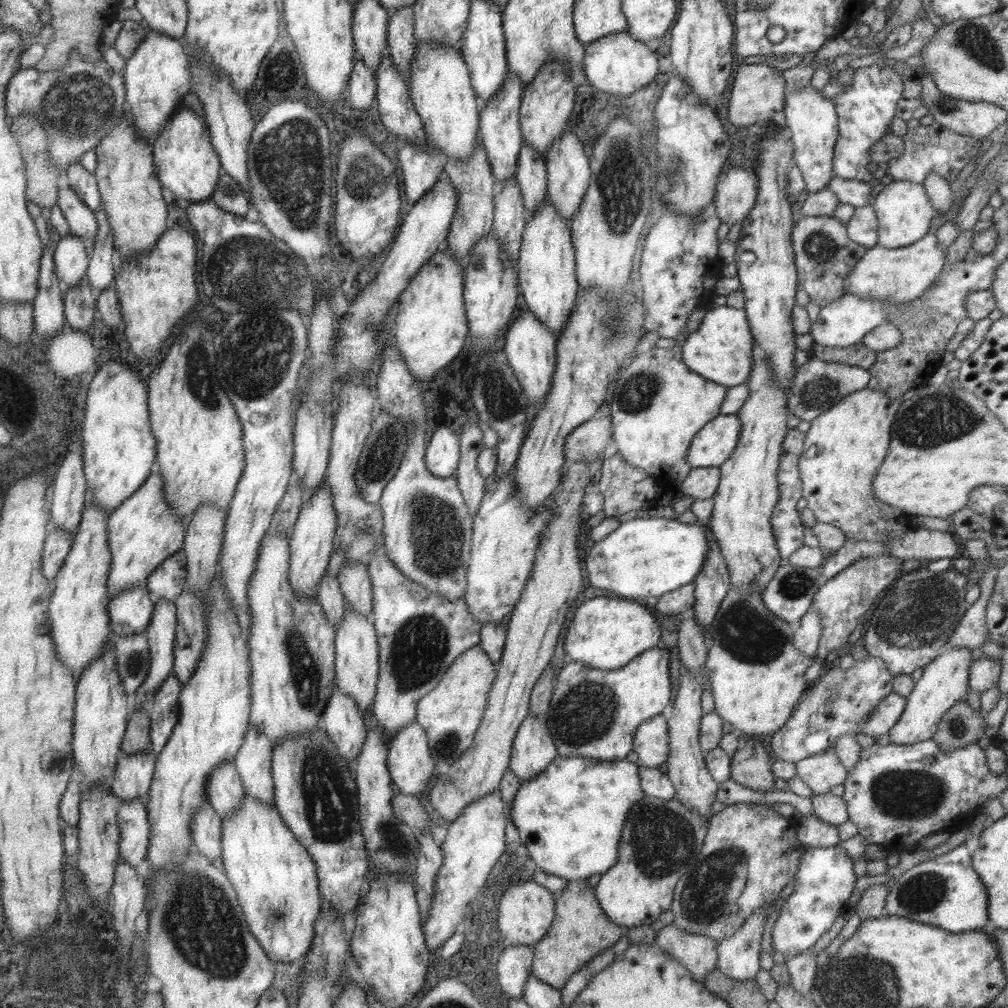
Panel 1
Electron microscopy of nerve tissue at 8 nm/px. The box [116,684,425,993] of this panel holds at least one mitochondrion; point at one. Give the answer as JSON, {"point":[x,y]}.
{"point":[197,916]}

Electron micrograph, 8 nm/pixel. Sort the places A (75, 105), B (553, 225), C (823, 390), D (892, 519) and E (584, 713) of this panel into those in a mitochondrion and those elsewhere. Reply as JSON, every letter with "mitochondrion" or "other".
{"A":"mitochondrion","B":"other","C":"mitochondrion","D":"other","E":"mitochondrion"}

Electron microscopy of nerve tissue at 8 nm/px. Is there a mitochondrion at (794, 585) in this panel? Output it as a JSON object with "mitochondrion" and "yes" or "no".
{"mitochondrion":"yes"}

